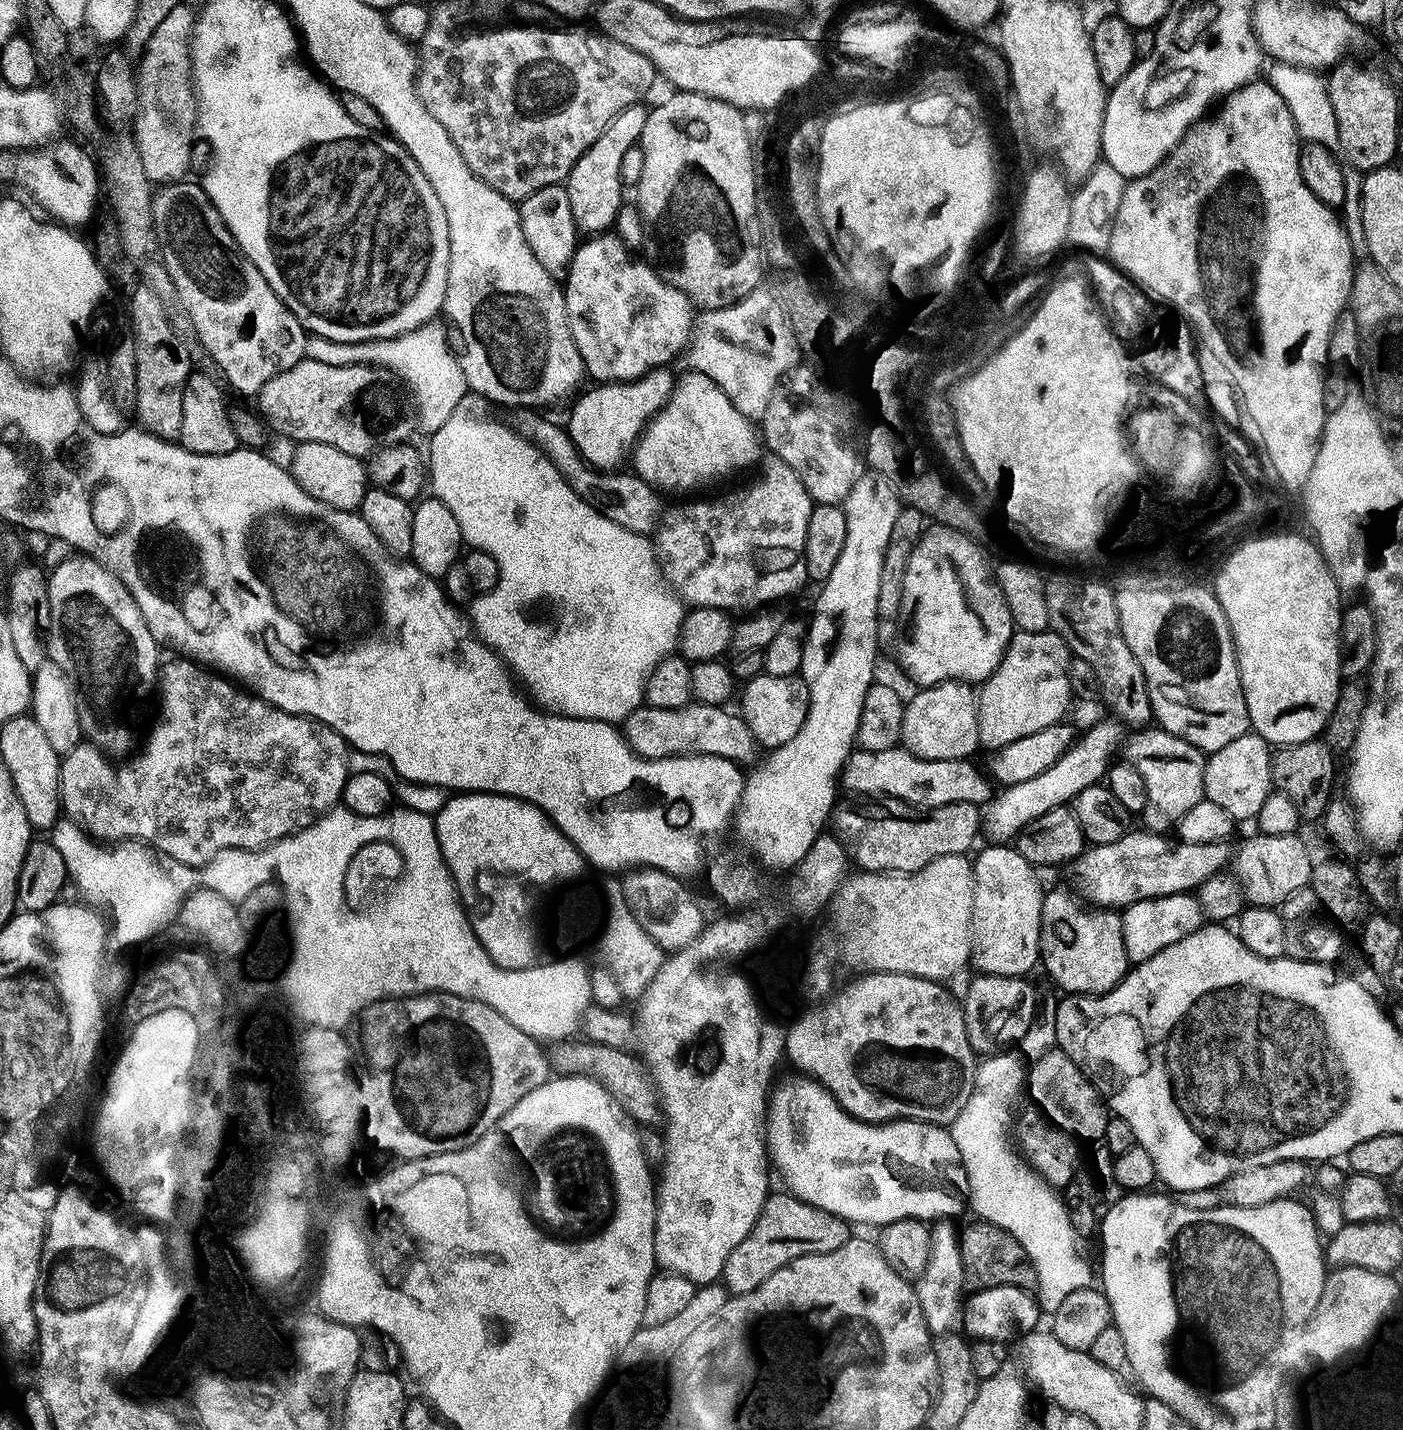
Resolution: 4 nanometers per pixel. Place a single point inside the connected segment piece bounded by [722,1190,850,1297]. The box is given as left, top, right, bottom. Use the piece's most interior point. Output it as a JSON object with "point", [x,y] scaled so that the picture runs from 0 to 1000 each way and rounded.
{"point":[561,859]}

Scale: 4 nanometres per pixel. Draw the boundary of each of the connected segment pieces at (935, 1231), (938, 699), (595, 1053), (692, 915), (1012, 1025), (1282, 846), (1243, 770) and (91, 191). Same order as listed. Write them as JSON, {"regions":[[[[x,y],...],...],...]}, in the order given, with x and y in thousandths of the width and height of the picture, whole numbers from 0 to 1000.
{"regions":[[[[678,852],[668,853],[664,857],[663,880],[660,882],[660,888],[653,896],[653,907],[654,913],[657,913],[657,919],[660,922],[660,927],[665,935],[674,934],[679,931],[679,925],[682,925],[686,917],[686,907],[688,906],[687,886],[684,876],[684,866],[683,859],[681,859]]],[[[675,476],[671,478],[662,478],[656,480],[656,484],[644,494],[644,501],[641,510],[641,520],[654,530],[661,531],[689,531],[695,529],[696,523],[699,522],[697,513],[697,497],[696,496],[696,485],[693,484],[689,478],[684,476]]],[[[406,726],[393,731],[392,744],[400,752],[421,752],[426,755],[454,787],[471,785],[472,778],[468,761],[463,755],[458,743],[450,735],[429,731],[416,726]]],[[[454,606],[444,613],[444,618],[447,633],[451,636],[455,647],[474,666],[478,667],[495,659],[496,654],[502,650],[502,638],[496,633],[495,625],[488,619],[490,617],[485,613],[478,613],[468,607]]],[[[694,682],[690,688],[690,694],[686,697],[687,714],[689,715],[689,726],[691,726],[691,731],[696,735],[696,739],[703,740],[711,736],[718,736],[722,731],[726,731],[728,726],[736,717],[740,710],[740,696],[735,685],[728,683],[703,683]]],[[[893,583],[884,594],[880,594],[877,601],[877,610],[880,613],[884,626],[890,633],[896,632],[909,635],[915,631],[922,622],[933,620],[935,615],[937,599],[932,597],[931,591],[923,585],[900,585]]],[[[890,510],[885,513],[885,516],[880,516],[880,519],[871,522],[871,524],[863,527],[858,535],[858,556],[862,561],[868,561],[874,569],[877,569],[879,574],[892,574],[900,566],[900,561],[902,561],[904,555],[907,553],[907,548],[907,527],[907,524],[904,518],[900,517],[895,512]]],[[[38,97],[27,103],[18,103],[11,107],[11,113],[9,115],[9,123],[35,148],[38,155],[46,158],[54,158],[51,157],[63,157],[66,150],[68,148],[68,142],[73,140],[73,124],[70,121],[70,115],[66,109],[57,101],[51,98],[43,98]]]]}

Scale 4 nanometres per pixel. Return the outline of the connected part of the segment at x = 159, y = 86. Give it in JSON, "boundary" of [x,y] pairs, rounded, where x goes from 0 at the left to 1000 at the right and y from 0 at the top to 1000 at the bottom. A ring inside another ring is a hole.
{"boundary":[[[128,2],[127,4],[124,4],[124,7],[121,7],[118,10],[118,13],[115,13],[115,15],[113,15],[113,21],[110,21],[110,24],[107,27],[105,33],[103,34],[102,39],[99,40],[98,47],[96,48],[97,51],[97,75],[96,78],[96,83],[93,85],[94,90],[93,90],[93,94],[97,99],[97,104],[99,109],[101,110],[101,117],[104,118],[104,124],[110,127],[112,129],[122,129],[126,126],[132,125],[135,122],[134,114],[137,112],[137,92],[140,92],[140,88],[140,65],[137,60],[137,20],[140,17],[140,8],[138,6],[133,6],[133,2]]]}

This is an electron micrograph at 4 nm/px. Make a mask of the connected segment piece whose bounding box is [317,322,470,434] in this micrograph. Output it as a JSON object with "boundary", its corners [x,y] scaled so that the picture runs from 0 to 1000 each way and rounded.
{"boundary":[[[314,225],[301,227],[277,238],[262,238],[254,241],[228,238],[226,241],[228,242],[227,250],[235,256],[267,255],[279,260],[283,266],[287,267],[292,280],[294,276],[295,291],[299,301],[300,299],[303,303],[310,302],[321,292],[326,290],[327,285],[325,285],[330,281],[331,276],[335,274],[332,262],[329,262],[329,256],[325,252],[325,248],[321,243],[321,233]]]}

